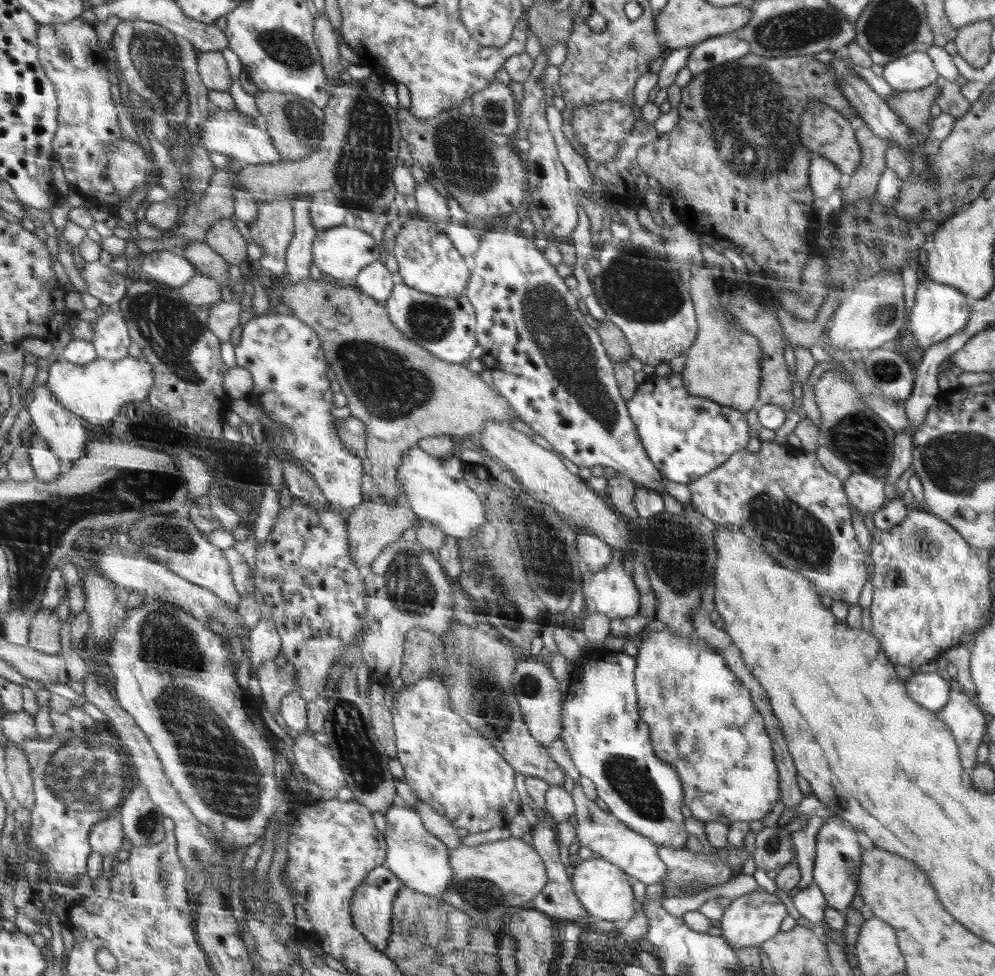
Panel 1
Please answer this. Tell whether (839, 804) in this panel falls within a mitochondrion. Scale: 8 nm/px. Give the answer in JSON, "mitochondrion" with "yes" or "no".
{"mitochondrion":"no"}

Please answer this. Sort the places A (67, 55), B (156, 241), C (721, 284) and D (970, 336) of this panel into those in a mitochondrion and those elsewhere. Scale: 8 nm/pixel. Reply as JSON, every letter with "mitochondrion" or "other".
{"A":"mitochondrion","B":"other","C":"other","D":"other"}

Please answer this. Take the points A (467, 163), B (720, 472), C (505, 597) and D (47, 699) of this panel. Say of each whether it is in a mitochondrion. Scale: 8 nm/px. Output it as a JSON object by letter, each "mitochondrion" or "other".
{"A":"mitochondrion","B":"other","C":"mitochondrion","D":"other"}

